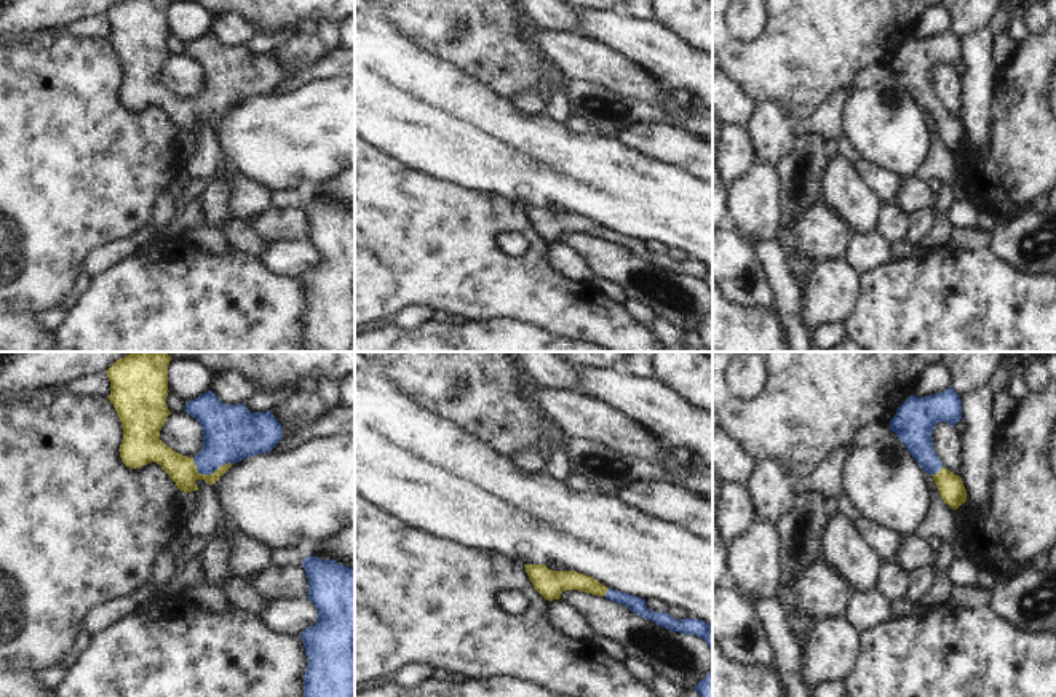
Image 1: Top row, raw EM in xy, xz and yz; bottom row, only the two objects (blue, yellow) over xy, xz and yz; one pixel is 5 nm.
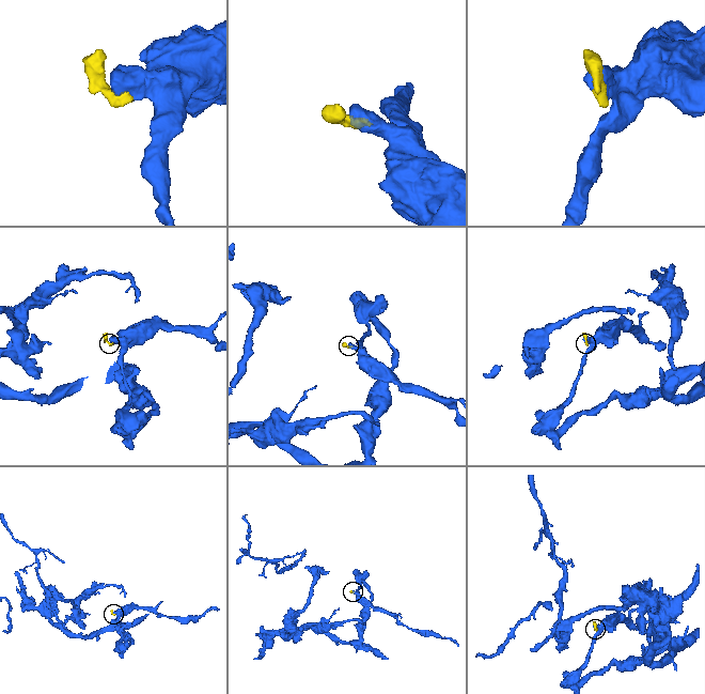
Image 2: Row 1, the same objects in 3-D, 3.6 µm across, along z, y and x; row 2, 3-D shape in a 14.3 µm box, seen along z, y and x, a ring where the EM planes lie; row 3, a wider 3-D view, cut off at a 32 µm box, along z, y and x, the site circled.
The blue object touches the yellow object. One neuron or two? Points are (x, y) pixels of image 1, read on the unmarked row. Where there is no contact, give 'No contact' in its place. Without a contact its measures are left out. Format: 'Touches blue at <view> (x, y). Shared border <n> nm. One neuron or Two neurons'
Touches blue at xy (210, 115). Shared border 220 nm. One neuron

